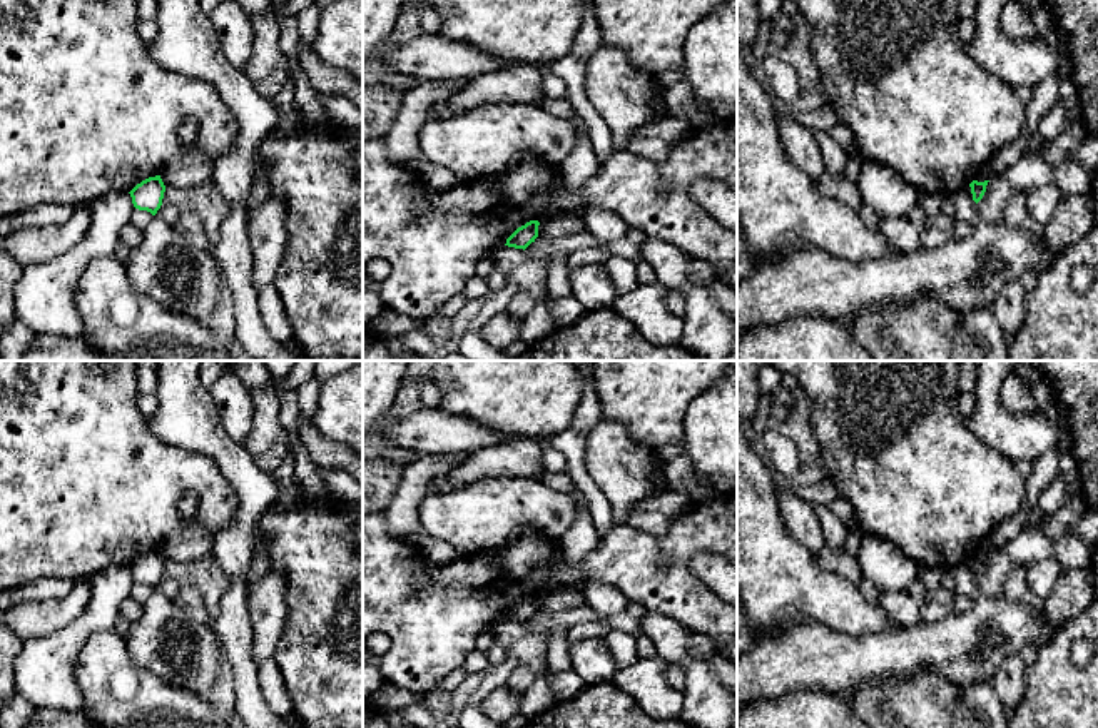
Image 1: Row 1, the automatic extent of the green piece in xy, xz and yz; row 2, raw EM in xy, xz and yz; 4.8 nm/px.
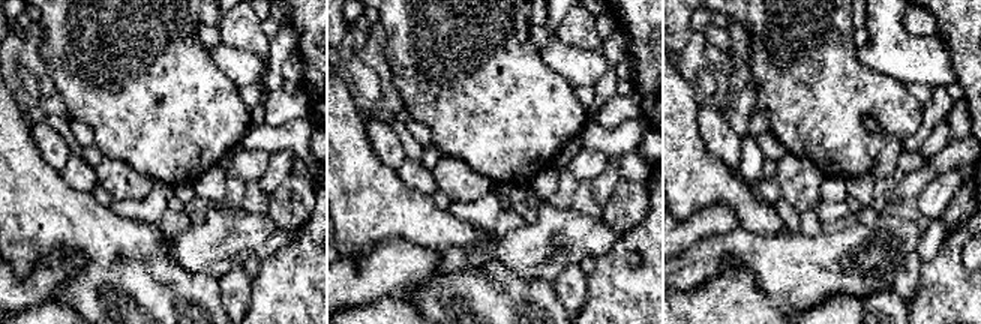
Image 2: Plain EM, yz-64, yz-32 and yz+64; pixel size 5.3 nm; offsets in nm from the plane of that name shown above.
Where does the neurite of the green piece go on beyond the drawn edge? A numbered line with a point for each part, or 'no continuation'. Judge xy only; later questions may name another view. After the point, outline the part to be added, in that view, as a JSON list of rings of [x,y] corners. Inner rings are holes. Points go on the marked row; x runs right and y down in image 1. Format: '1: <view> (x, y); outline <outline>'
no continuation

